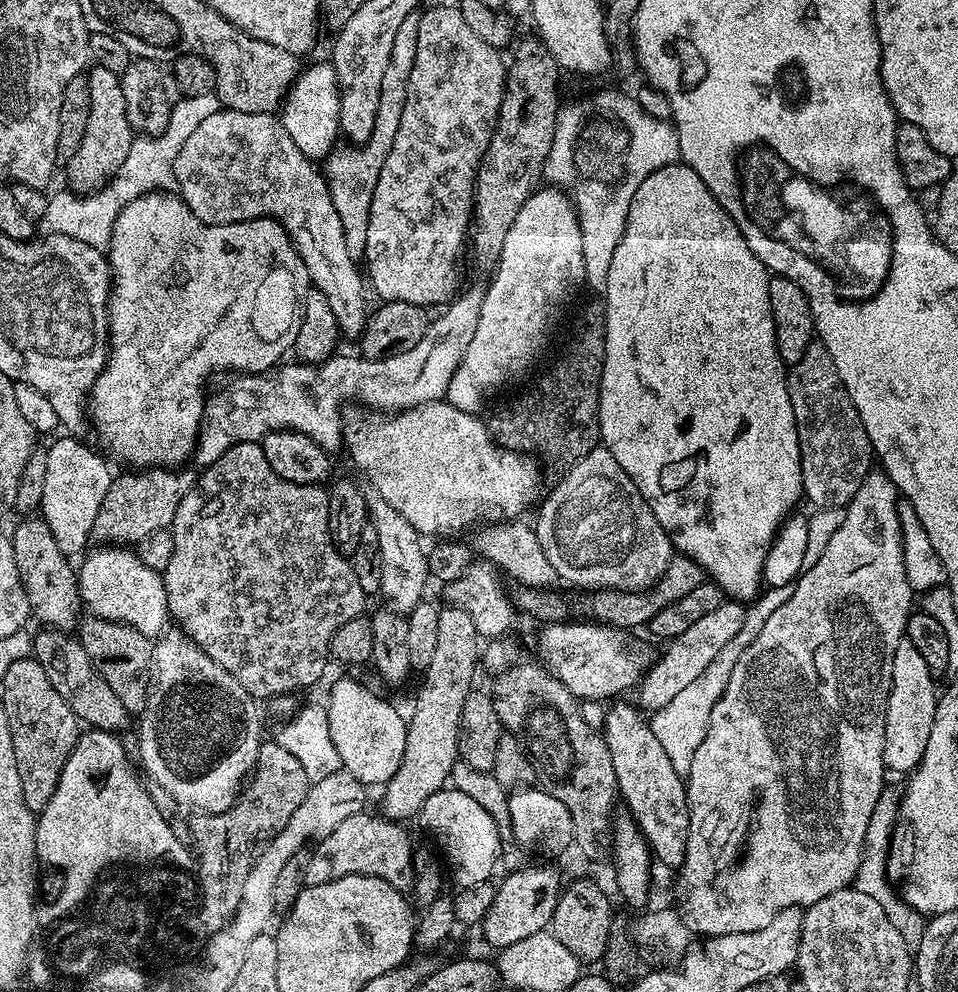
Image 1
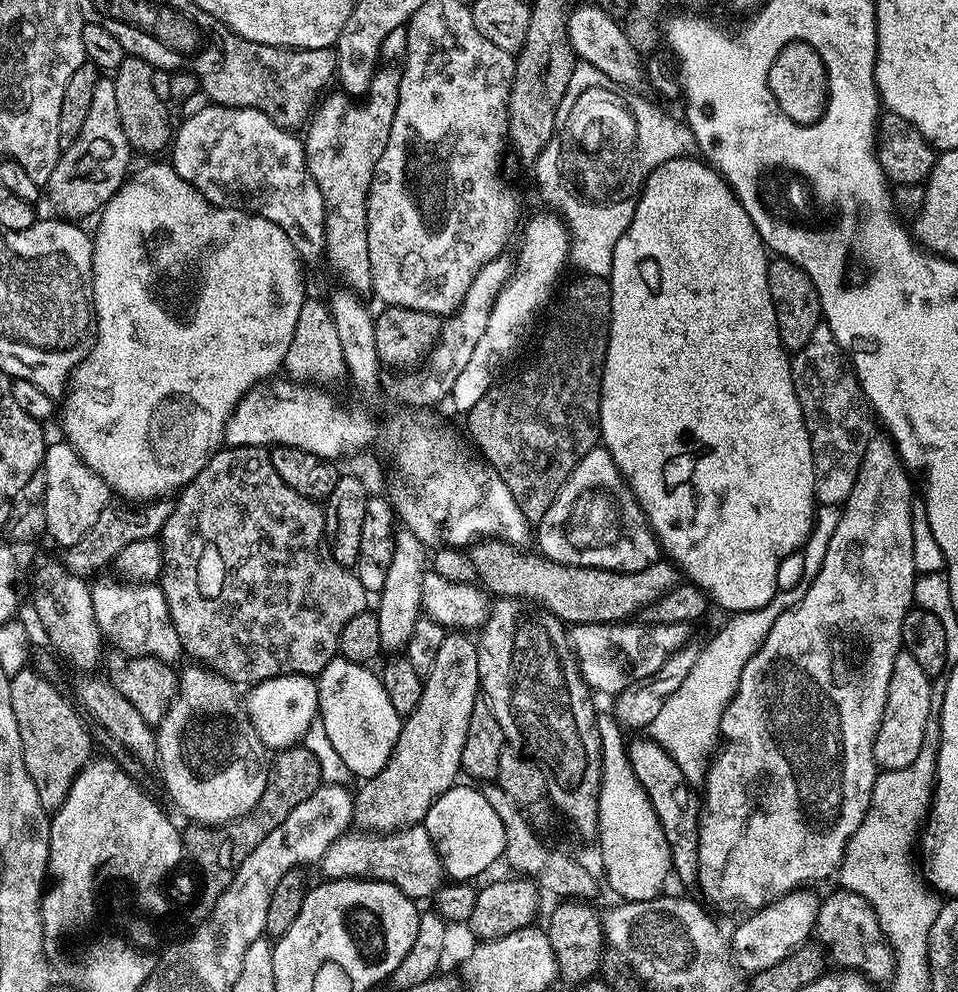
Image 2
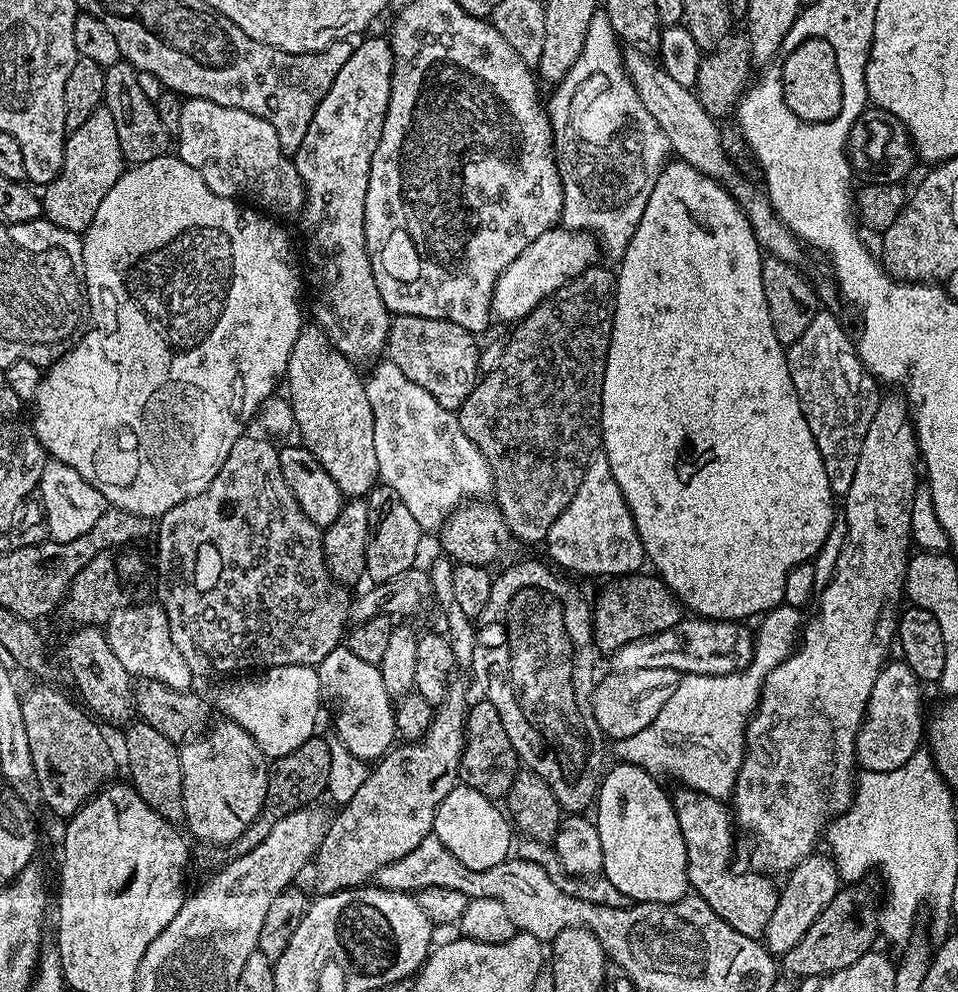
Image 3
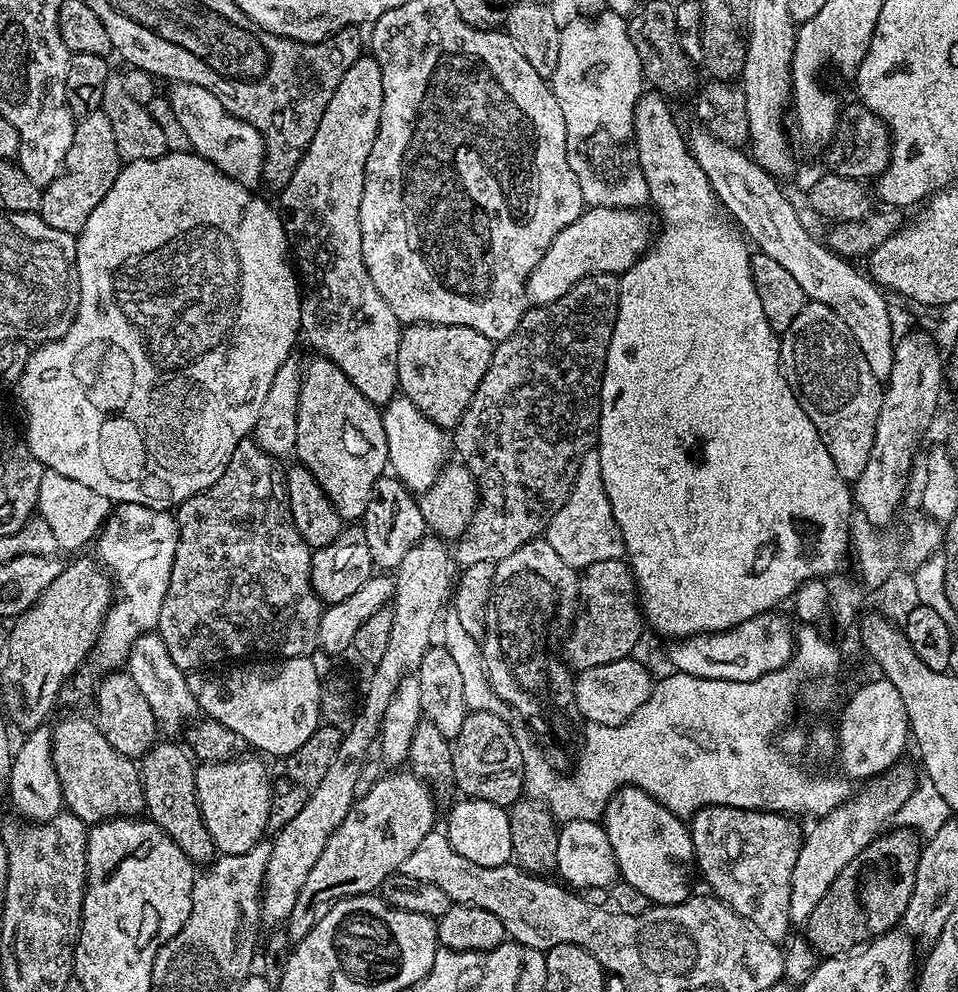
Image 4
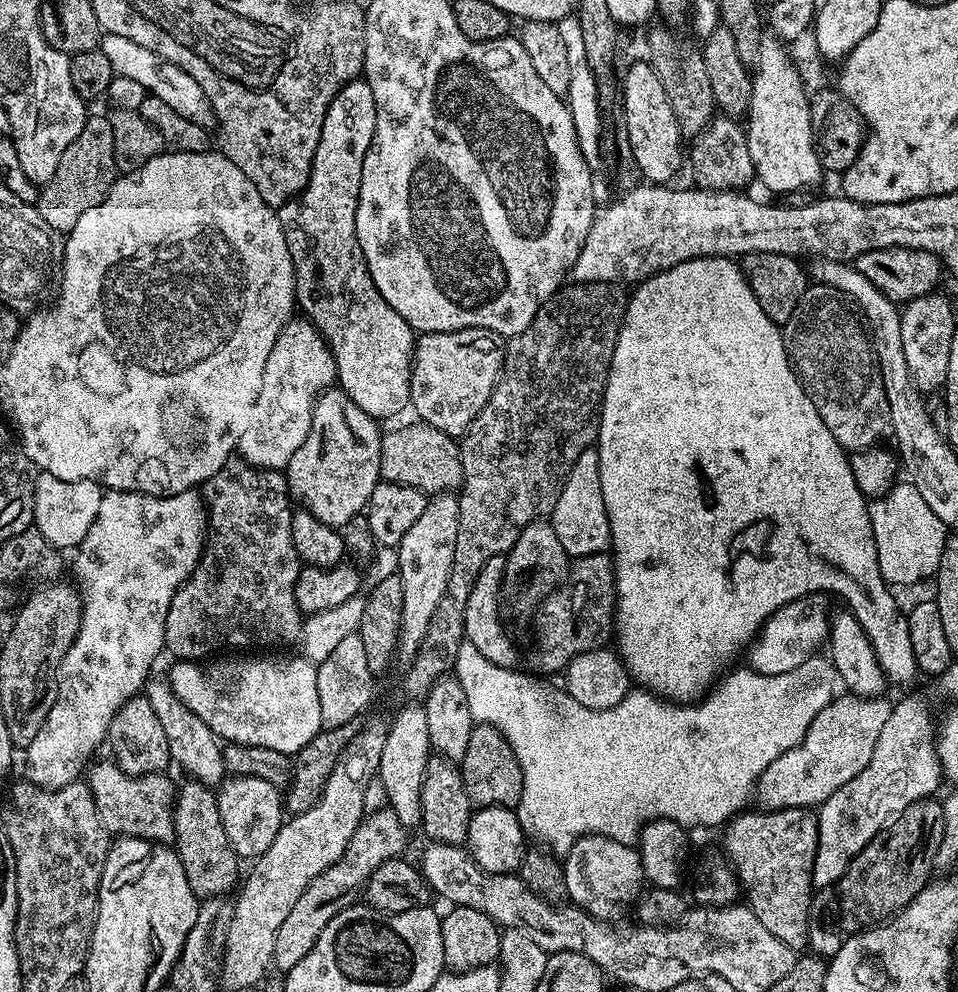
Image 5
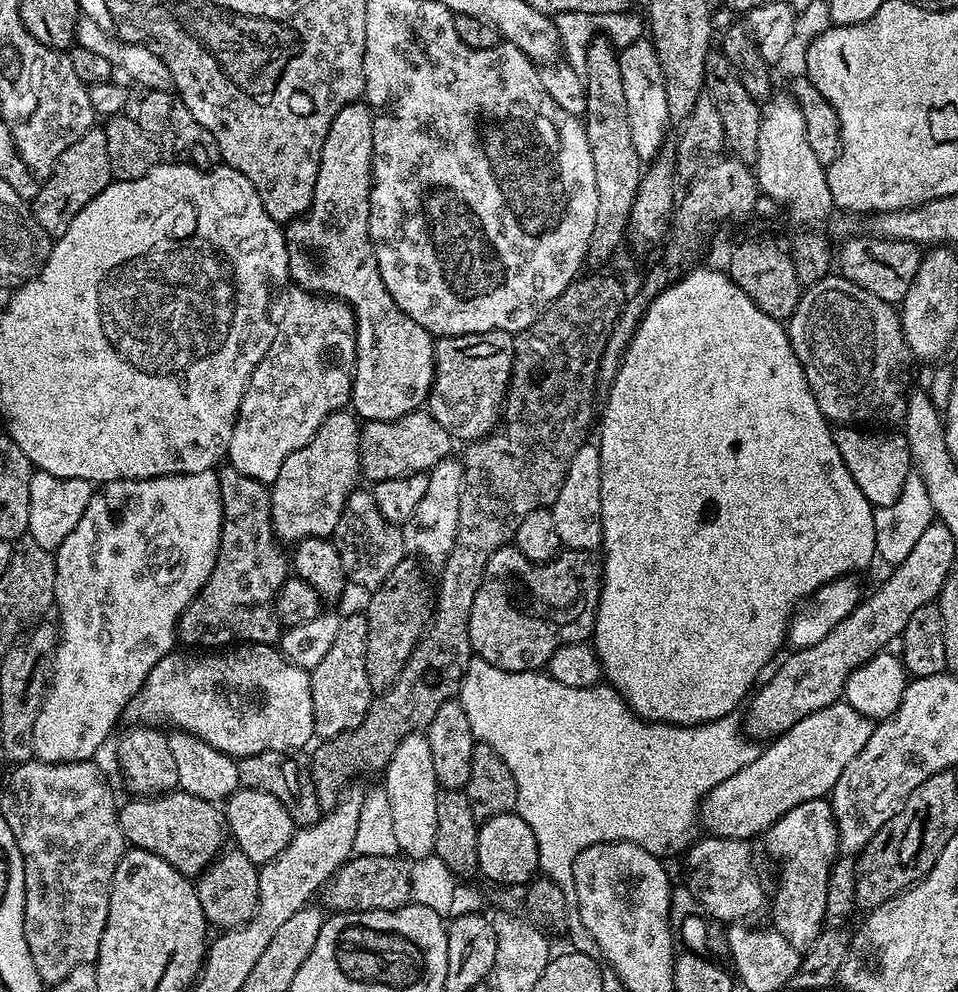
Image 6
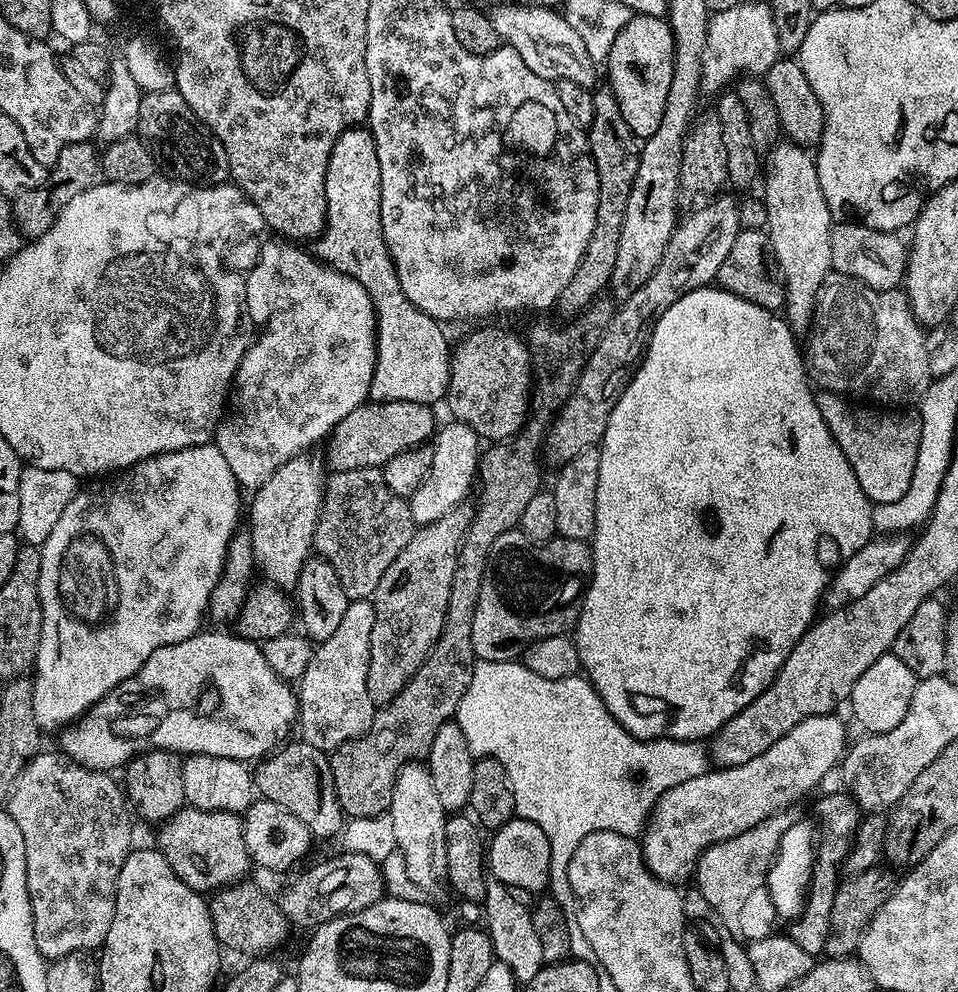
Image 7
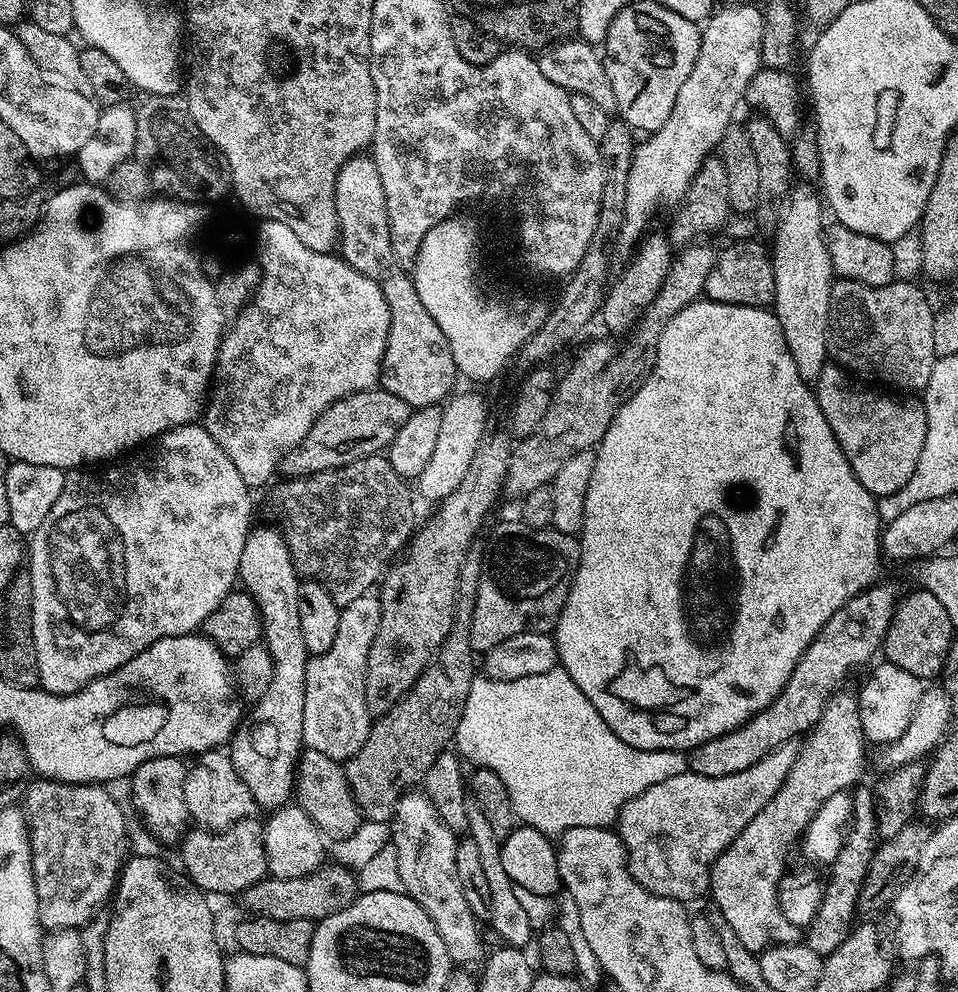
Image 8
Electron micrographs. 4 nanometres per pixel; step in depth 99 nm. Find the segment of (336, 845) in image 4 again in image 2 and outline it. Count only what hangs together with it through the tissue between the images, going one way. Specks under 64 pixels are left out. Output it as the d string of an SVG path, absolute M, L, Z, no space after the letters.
M468 634L445 635L434 666L424 677L422 702L410 715L403 717L398 742L391 758L378 774L367 777L360 789L355 789L352 801L352 822L357 829L373 834L391 834L402 828L415 828L423 821L430 806L457 783L462 769L462 746L466 746L466 730L470 730L470 714L481 695L478 678L476 640Z

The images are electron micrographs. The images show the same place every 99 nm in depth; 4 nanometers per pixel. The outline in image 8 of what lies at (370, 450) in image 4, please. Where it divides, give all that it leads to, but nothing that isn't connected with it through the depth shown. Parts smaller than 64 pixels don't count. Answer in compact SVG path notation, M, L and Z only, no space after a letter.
M253 527L246 538L246 546L242 546L240 559L239 583L243 591L249 592L260 611L260 620L264 623L262 643L268 648L273 659L273 680L265 696L257 701L252 708L252 717L247 717L236 729L235 736L230 741L230 755L242 782L246 782L250 794L254 794L257 809L275 810L283 808L293 799L296 786L296 761L304 748L302 738L302 710L304 709L304 683L306 682L306 666L309 654L306 641L302 639L302 622L298 618L298 590L301 575L297 572L288 544L284 540L283 531L279 527Z

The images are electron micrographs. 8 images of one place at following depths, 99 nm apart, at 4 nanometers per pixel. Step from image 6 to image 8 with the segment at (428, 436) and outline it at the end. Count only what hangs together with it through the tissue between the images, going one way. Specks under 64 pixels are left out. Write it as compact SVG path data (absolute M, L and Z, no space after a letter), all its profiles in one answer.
M379 386L369 392L350 394L334 402L320 415L318 422L310 426L310 434L306 434L306 438L302 438L302 442L280 461L279 471L285 472L283 475L288 478L303 478L346 466L358 458L383 453L412 414L413 409L402 402L402 398L394 398L394 394Z

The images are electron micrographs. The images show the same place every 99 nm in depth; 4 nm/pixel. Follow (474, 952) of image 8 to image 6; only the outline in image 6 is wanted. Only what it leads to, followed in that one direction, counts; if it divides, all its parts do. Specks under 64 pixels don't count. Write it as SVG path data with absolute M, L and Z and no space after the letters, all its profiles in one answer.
M423 731L411 732L394 750L390 762L384 767L382 785L393 807L394 835L398 840L398 848L412 862L425 861L435 853L436 831L438 830L438 785L434 774L434 758L430 758L430 742Z

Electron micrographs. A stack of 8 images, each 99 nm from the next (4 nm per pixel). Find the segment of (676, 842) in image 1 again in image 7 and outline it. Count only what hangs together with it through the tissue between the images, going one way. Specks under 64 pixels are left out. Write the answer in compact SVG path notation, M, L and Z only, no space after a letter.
M847 791L832 792L824 796L816 804L815 823L818 825L818 843L816 845L816 860L812 864L812 881L808 883L808 895L804 898L804 907L800 915L787 925L786 935L806 954L813 958L819 957L826 946L826 934L830 934L830 909L834 907L834 894L842 883L844 860L856 837L856 831L862 819L860 808Z

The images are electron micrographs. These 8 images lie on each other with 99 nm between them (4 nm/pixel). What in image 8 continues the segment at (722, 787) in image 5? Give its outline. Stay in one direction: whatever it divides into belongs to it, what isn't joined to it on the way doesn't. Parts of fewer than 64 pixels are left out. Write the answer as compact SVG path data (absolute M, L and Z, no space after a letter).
M559 666L546 674L534 674L530 678L514 678L513 680L477 678L473 680L470 694L466 698L466 706L462 710L462 718L456 727L454 748L467 763L469 760L472 766L494 770L494 774L498 774L498 778L502 778L502 782L506 786L507 797L516 812L517 821L544 832L549 838L559 837L574 826L615 825L620 819L620 812L626 806L626 802L638 798L638 794L642 794L642 790L650 790L650 786L656 785L657 782L666 782L666 778L674 778L678 774L688 771L688 758L684 752L638 750L634 746L622 742L622 738L618 738L618 734L614 734L610 730L610 726L606 726L606 722L602 722L602 714L598 714L598 710L594 710L594 706L590 706L590 698L586 698L586 694L582 694L582 690L578 690L578 686L574 686L574 678L570 678L570 674L566 674L564 669Z

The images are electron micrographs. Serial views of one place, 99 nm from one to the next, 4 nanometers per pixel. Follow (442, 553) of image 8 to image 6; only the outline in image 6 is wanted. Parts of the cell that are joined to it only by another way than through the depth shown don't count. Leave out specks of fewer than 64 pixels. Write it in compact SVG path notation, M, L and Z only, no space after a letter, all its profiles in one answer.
M406 558L398 562L398 566L390 570L386 582L379 584L369 595L372 597L369 598L366 609L366 674L370 678L373 693L386 691L396 681L398 674L402 674L410 654L416 649L417 642L424 635L424 629L428 627L434 592L430 584L428 588L428 580L424 577L423 570L425 571L415 559Z

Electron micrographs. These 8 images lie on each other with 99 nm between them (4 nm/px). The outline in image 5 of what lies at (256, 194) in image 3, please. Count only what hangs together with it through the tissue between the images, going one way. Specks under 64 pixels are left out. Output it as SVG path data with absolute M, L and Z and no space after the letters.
M113 32L101 35L98 51L106 54L115 75L139 82L147 95L162 98L162 102L166 102L166 106L173 108L177 114L182 114L182 118L201 126L213 123L212 107L206 94L202 94L202 86L198 86L198 82L194 82L194 78L190 78L182 66L174 66L174 62L166 62L166 58L154 54L152 50L138 46L138 42L130 42L130 38L122 38Z

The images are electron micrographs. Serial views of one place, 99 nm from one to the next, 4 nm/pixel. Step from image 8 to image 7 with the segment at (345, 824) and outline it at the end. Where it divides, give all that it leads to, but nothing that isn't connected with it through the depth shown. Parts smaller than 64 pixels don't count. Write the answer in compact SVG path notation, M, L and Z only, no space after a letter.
M303 738L297 739L297 744L292 743L277 747L255 765L256 791L263 799L278 802L278 806L290 810L294 818L302 818L313 837L339 837L345 828L346 817L334 790L329 753L310 746Z

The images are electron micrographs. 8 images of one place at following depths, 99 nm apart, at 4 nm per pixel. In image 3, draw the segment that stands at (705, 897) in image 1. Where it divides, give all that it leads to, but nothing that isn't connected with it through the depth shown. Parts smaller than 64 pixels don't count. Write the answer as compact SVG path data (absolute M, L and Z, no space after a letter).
M885 395L880 401L878 410L874 410L874 418L866 430L866 438L862 438L862 454L858 454L858 470L854 470L854 482L850 482L850 490L842 498L844 545L842 554L838 554L838 562L834 578L832 578L836 580L830 581L825 586L824 593L820 596L820 613L813 620L811 617L803 625L798 647L778 666L774 666L768 677L765 678L760 691L760 703L756 705L756 710L753 712L751 720L748 721L748 729L744 731L744 761L736 775L736 785L732 788L730 804L734 809L735 823L739 827L741 824L757 840L757 844L752 848L751 867L762 874L777 874L776 872L787 874L793 868L797 868L802 861L817 851L816 843L821 843L828 824L852 805L854 777L858 772L856 735L860 733L860 727L864 725L864 716L868 713L870 690L874 690L874 682L878 682L878 674L890 659L888 651L891 648L893 651L894 641L897 639L896 626L902 611L900 600L902 602L905 599L904 579L910 557L908 547L912 548L914 544L911 530L911 507L914 506L914 498L918 489L916 468L918 472L918 465L921 463L920 447L916 441L916 428L910 419L910 409L899 395L896 396Z

